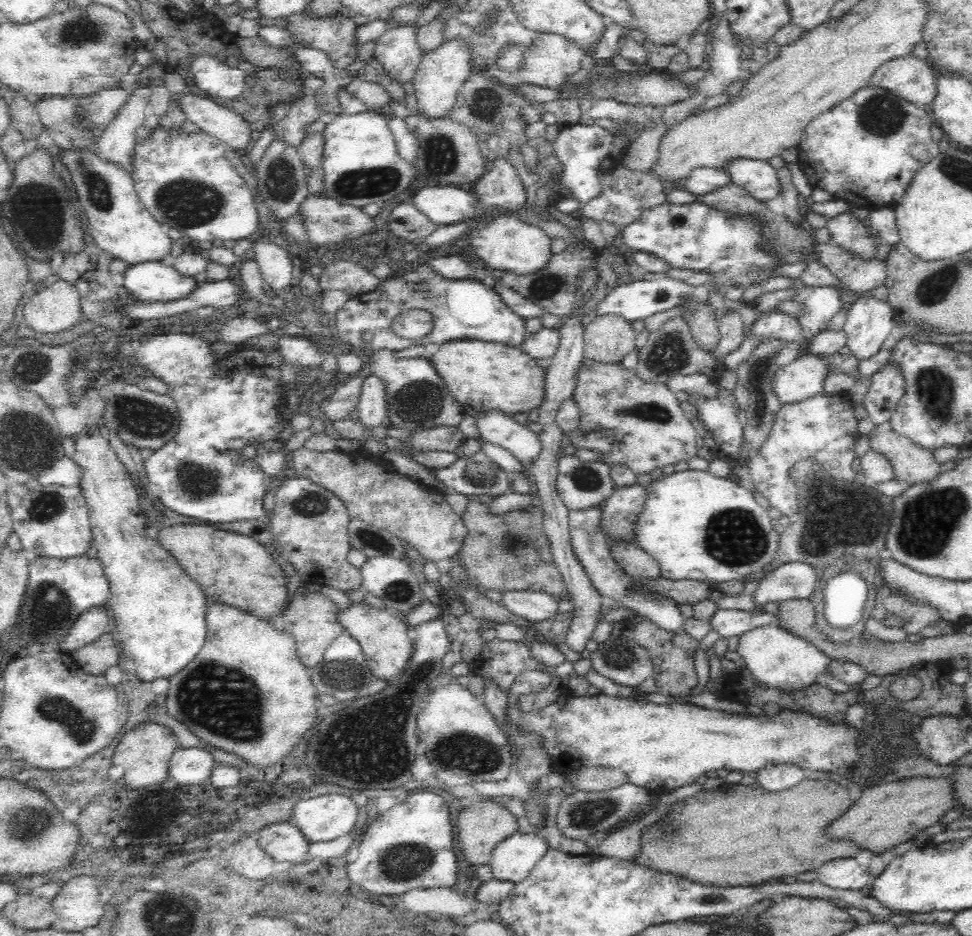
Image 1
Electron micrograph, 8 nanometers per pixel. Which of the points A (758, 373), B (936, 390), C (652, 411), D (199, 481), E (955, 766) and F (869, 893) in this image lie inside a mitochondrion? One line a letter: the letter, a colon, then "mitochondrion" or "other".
A: mitochondrion
B: mitochondrion
C: mitochondrion
D: mitochondrion
E: other
F: other

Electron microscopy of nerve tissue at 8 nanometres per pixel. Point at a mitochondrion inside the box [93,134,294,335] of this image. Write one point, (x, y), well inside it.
(186, 202)

